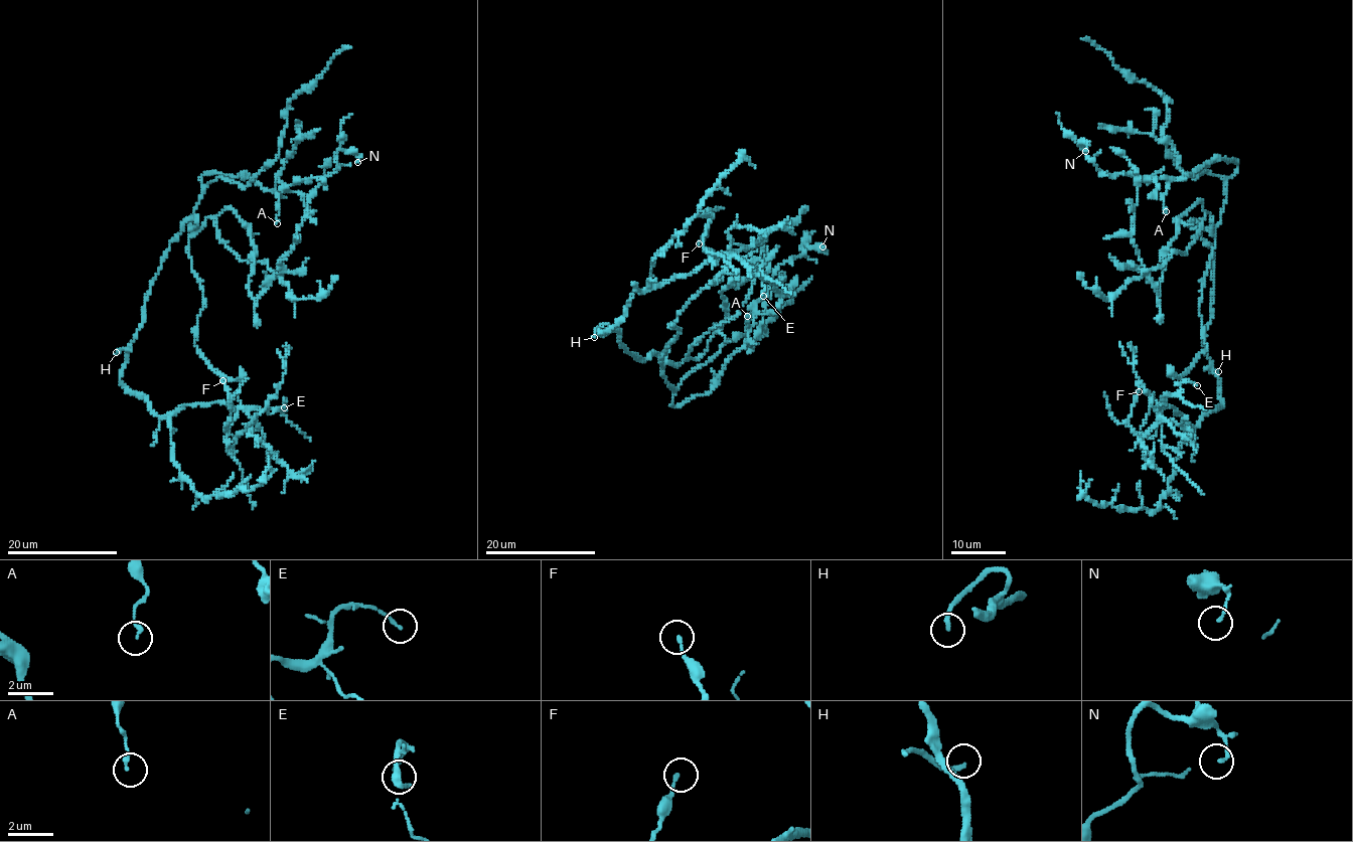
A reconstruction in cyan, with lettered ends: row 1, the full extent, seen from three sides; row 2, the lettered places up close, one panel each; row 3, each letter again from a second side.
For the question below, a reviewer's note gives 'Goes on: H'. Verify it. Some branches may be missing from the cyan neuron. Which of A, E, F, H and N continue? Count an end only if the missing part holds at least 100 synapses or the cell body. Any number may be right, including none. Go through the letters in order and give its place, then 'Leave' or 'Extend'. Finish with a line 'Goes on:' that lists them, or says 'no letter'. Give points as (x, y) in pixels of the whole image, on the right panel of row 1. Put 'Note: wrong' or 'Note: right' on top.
Note: right
A: Place: (1166, 211). Leave
E: Place: (1197, 385). Leave
F: Place: (1139, 391). Leave
H: Place: (1218, 371). Extend
N: Place: (1085, 151). Leave
Goes on: H

